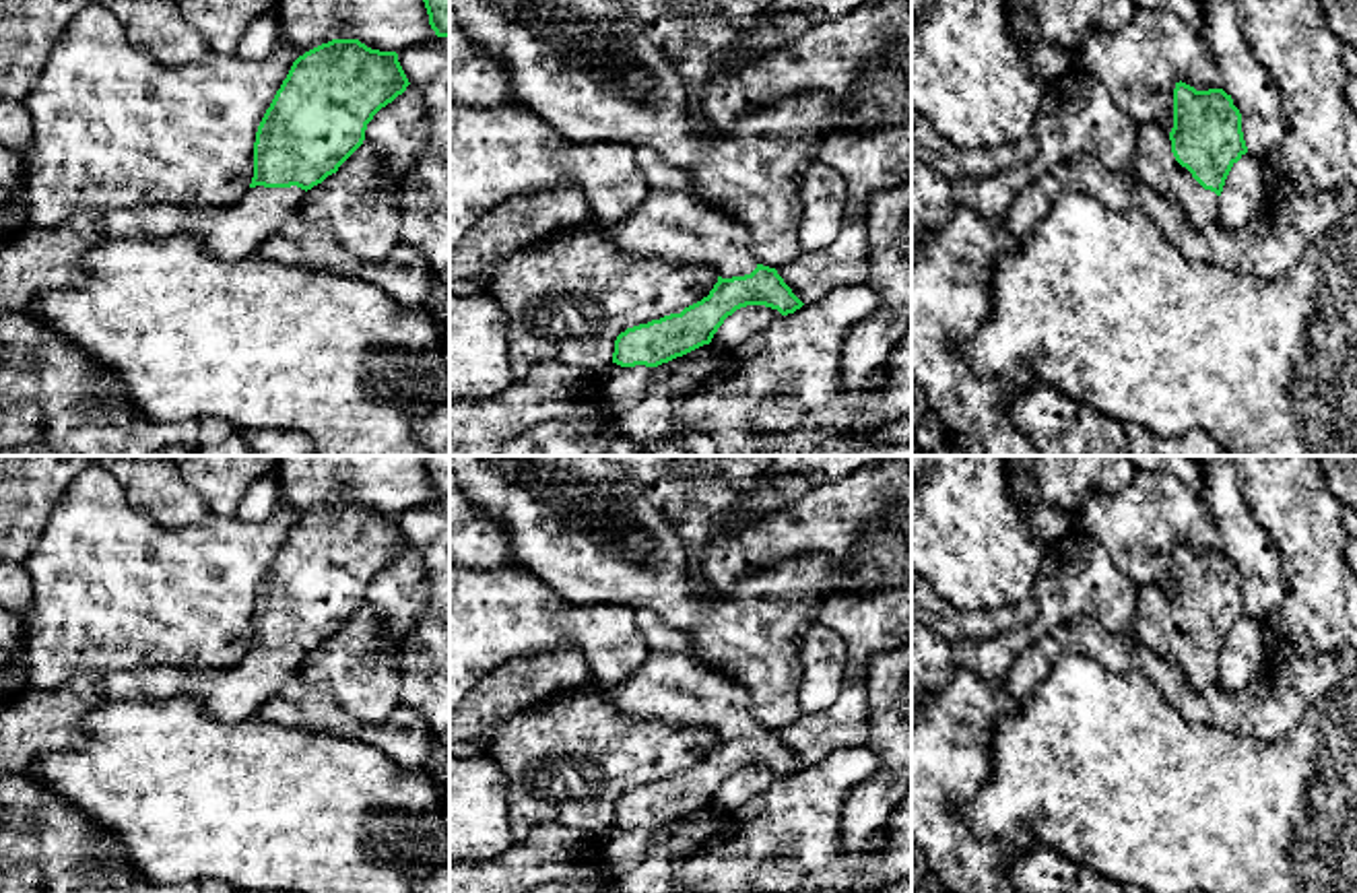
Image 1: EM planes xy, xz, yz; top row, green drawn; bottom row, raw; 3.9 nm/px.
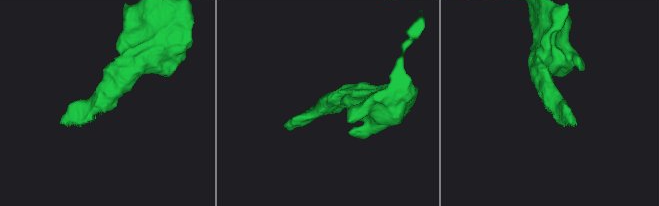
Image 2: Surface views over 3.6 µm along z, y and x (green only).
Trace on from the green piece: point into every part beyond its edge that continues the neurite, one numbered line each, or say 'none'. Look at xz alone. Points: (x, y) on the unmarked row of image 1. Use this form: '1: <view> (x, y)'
1: xz (677, 689)

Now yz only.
1: yz (1155, 627)

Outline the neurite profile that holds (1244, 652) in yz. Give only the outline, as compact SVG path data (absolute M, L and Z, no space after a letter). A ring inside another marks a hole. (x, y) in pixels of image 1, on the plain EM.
M1248 615L1242 617L1219 658L1219 687L1229 693L1239 691L1258 674L1266 654L1268 648L1262 641L1258 621Z

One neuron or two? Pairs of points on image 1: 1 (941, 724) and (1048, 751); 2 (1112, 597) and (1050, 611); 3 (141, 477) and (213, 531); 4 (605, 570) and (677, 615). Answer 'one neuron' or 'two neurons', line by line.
1: two neurons
2: one neuron
3: two neurons
4: one neuron

